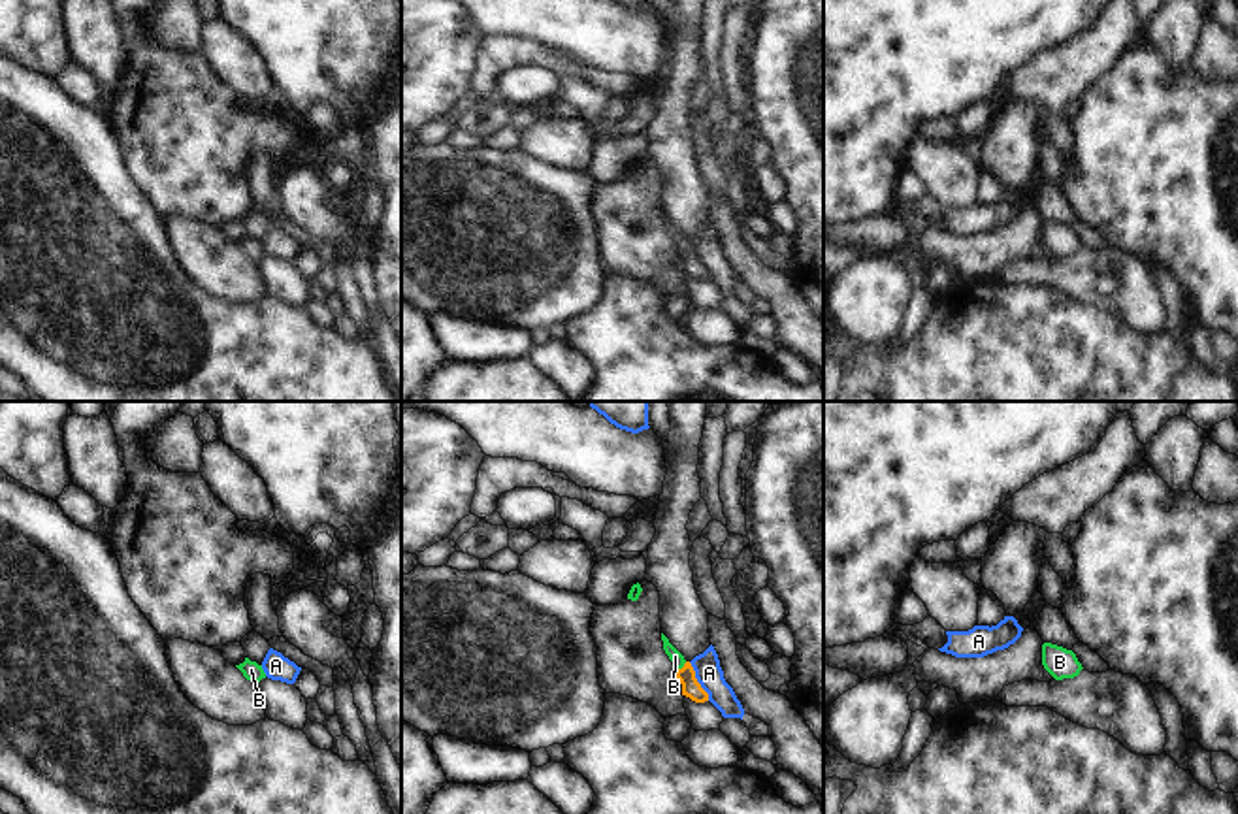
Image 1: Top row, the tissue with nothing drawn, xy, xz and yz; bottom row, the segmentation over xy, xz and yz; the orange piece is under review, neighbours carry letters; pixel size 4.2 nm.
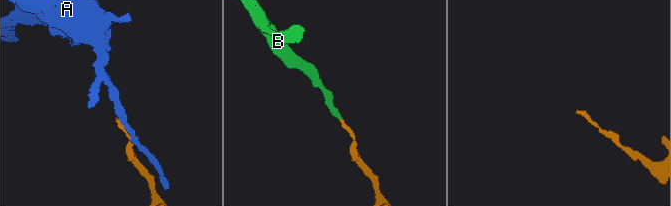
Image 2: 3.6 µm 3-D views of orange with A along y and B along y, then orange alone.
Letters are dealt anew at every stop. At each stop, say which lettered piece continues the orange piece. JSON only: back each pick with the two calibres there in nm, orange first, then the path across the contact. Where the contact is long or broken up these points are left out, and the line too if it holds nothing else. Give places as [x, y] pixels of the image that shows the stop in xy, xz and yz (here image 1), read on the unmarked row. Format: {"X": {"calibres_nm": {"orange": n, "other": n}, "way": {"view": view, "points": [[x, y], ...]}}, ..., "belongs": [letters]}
{"B": {"calibres_nm": {"orange": 80, "other": 60}, "way": {"view": "xz", "points": [[686, 253], [683, 245], [675, 234]]}}, "belongs": ["B"]}

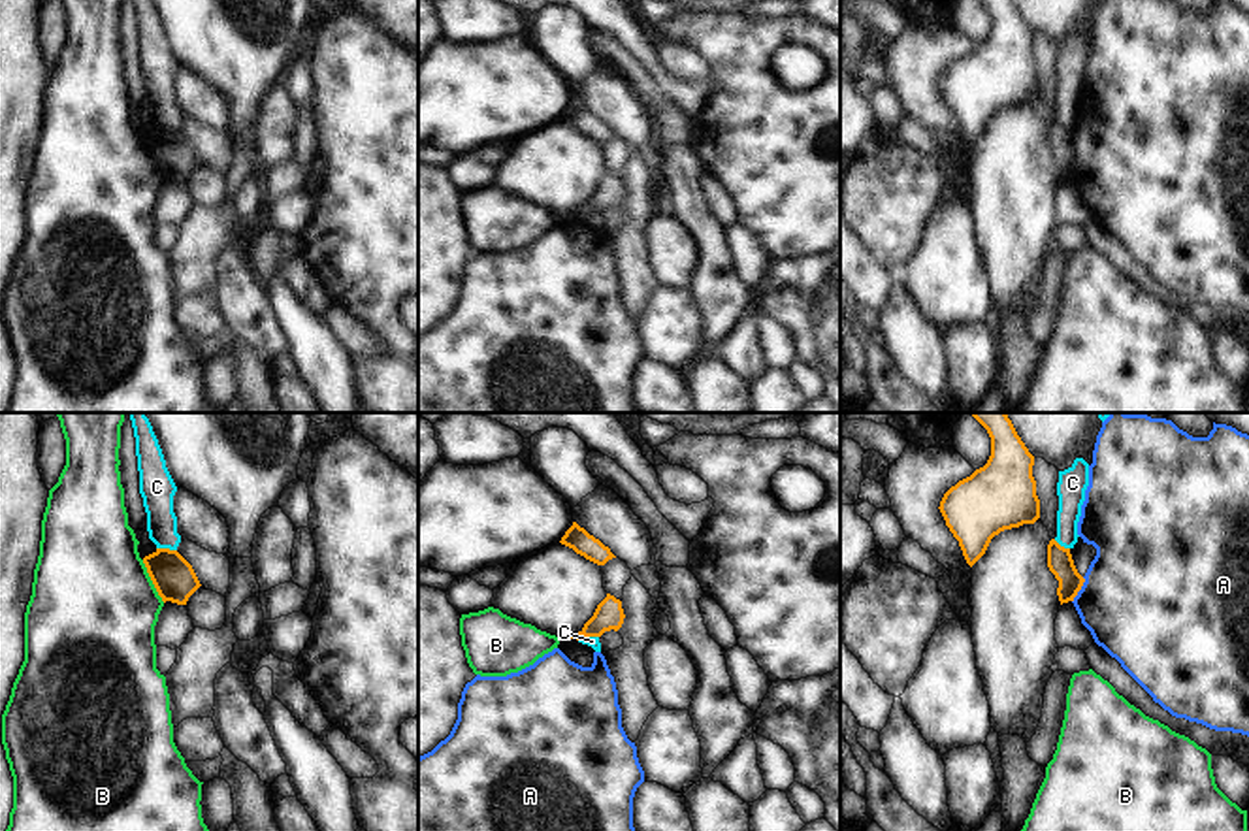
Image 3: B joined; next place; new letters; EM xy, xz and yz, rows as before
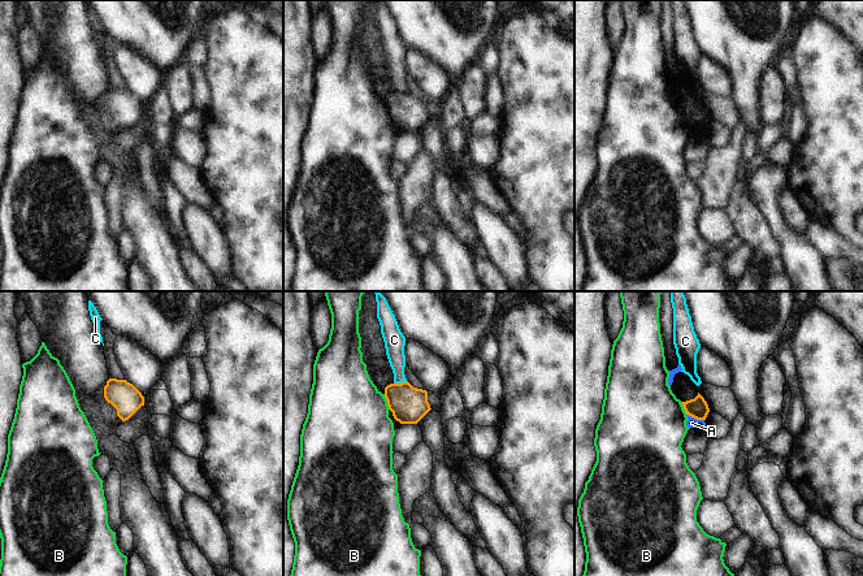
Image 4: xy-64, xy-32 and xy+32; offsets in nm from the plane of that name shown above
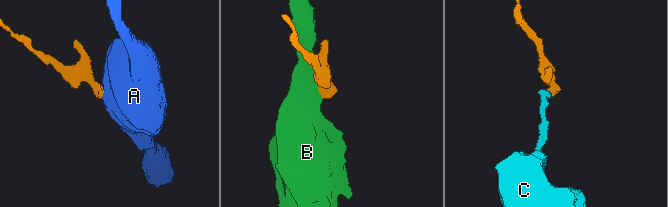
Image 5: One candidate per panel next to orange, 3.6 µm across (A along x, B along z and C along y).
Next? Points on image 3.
{"belongs": []}

